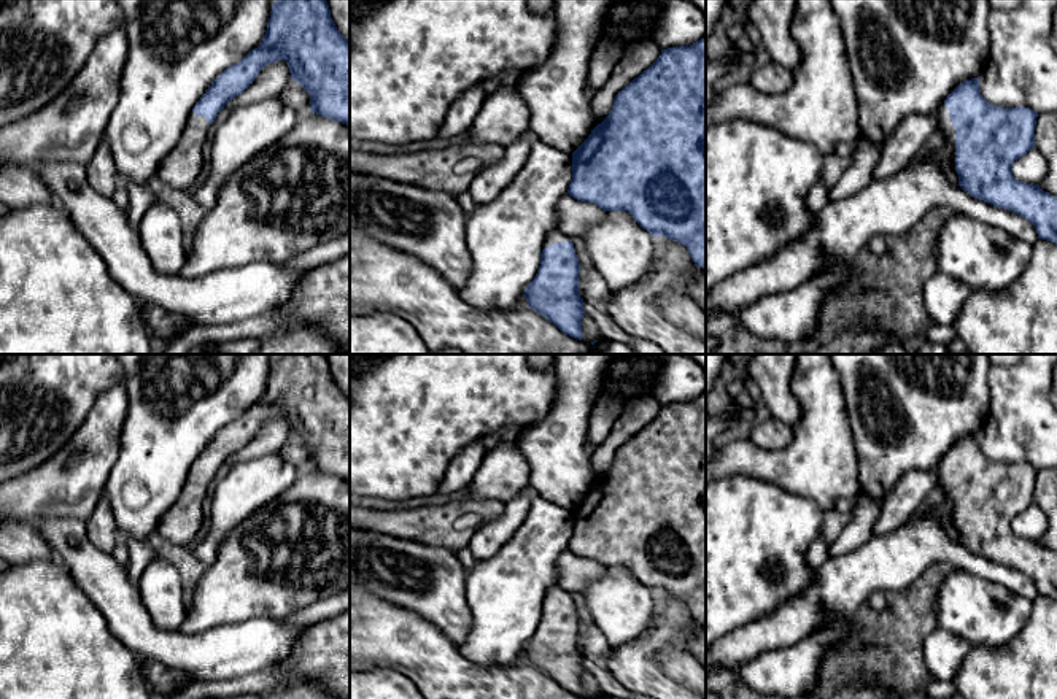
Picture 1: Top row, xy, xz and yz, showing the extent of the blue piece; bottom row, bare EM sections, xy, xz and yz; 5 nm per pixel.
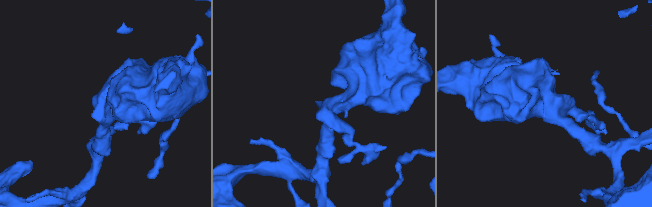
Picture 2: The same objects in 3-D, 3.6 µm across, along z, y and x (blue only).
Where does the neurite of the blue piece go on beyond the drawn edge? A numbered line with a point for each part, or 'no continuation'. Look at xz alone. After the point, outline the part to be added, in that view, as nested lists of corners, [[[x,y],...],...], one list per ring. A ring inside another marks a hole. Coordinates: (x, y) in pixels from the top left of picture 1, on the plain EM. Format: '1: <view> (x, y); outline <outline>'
1: xz (555, 591); outline [[[553,585],[547,589],[544,604],[550,602],[552,599],[559,599],[559,597],[571,597],[572,594],[566,589],[563,589],[559,585]]]

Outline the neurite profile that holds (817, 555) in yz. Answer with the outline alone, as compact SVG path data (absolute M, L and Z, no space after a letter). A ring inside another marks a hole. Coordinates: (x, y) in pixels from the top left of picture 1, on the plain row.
M820 534L809 546L807 551L807 566L812 570L817 570L827 559L828 559L828 543L823 537L823 534Z

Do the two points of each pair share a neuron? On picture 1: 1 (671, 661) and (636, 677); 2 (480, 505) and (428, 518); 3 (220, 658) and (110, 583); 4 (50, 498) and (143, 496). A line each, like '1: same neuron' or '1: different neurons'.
1: different neurons
2: same neuron
3: same neuron
4: different neurons

